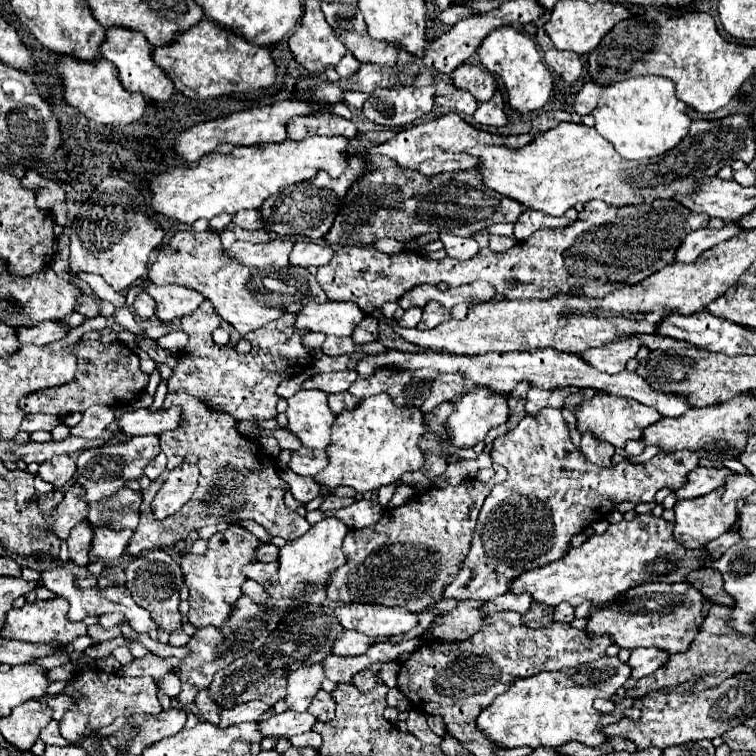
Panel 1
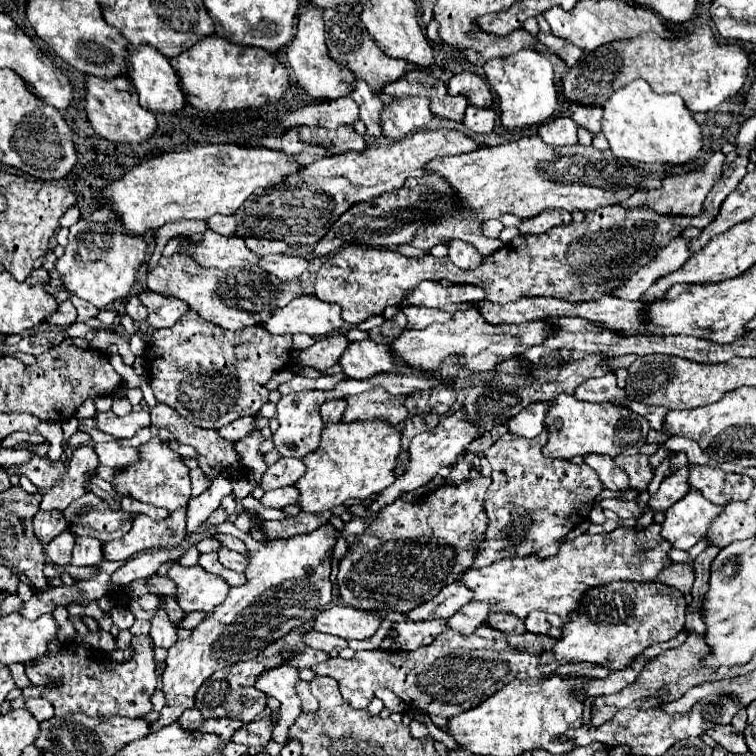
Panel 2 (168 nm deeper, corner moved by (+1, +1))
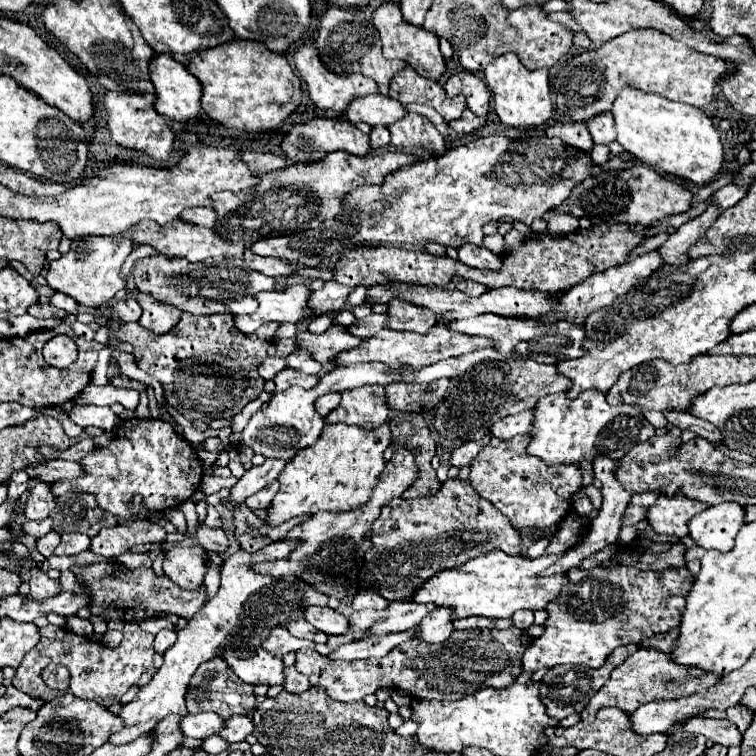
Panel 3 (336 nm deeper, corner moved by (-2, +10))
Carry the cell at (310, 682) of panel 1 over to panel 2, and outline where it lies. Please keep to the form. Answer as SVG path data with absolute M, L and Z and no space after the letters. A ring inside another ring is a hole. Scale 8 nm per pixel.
M289 663L277 665L275 669L261 673L255 681L255 689L263 691L269 697L275 697L281 703L281 723L273 729L273 739L281 745L285 745L289 725L295 721L295 717L301 715L301 701L295 693L297 681L299 681L297 669L291 667Z

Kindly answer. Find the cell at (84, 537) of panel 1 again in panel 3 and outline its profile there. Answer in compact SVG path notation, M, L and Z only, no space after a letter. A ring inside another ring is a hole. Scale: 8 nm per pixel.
M48 532L46 536L42 536L38 542L36 542L36 548L38 552L44 556L44 558L50 558L54 554L54 548L60 544L60 534L58 532Z

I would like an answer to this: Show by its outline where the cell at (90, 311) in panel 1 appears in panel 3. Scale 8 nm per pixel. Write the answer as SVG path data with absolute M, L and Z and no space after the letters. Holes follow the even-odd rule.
M33 304L27 312L36 318L50 318L50 316L58 316L60 318L67 315L66 311L50 305L50 304Z

